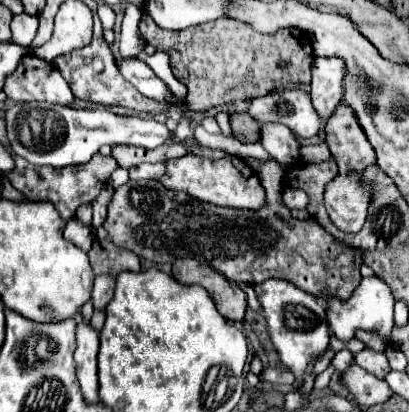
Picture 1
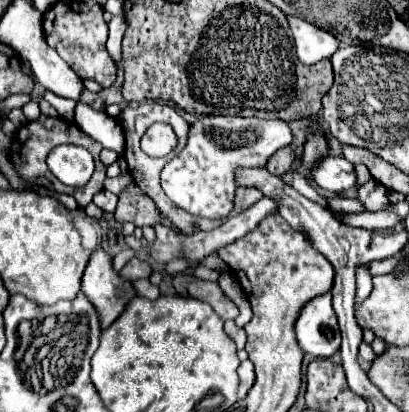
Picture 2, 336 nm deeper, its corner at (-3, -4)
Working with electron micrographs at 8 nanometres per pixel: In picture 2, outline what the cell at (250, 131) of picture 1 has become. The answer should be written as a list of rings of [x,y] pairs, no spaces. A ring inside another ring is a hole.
[[[286,146],[284,150],[278,150],[278,152],[268,160],[266,170],[272,172],[274,176],[282,176],[282,174],[286,174],[286,172],[292,168],[294,158],[296,158],[294,150],[292,150],[290,146]]]

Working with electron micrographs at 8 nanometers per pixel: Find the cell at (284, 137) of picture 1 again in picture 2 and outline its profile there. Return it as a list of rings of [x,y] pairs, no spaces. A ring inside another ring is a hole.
[[[328,156],[320,164],[316,164],[314,180],[320,188],[332,194],[342,194],[344,190],[358,186],[354,164],[350,164],[346,158],[336,156]]]

